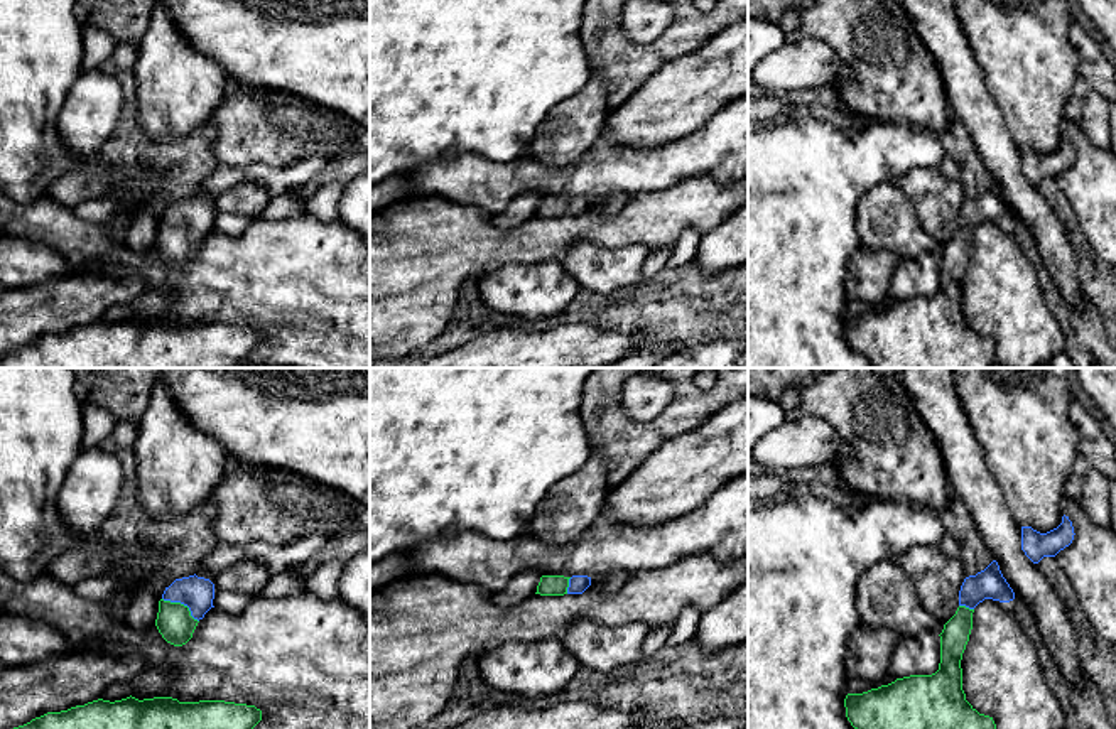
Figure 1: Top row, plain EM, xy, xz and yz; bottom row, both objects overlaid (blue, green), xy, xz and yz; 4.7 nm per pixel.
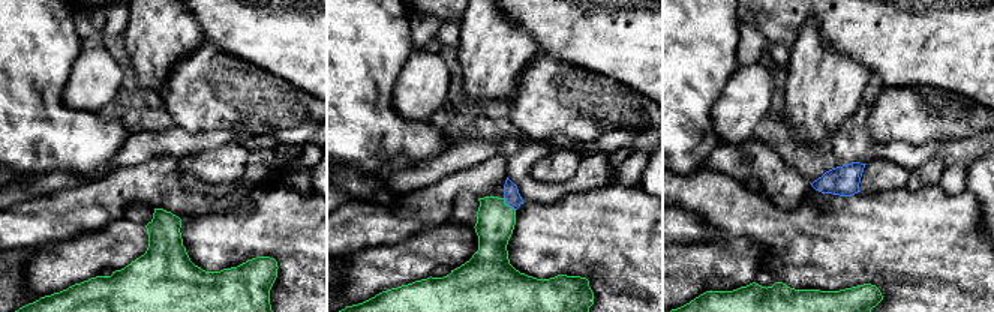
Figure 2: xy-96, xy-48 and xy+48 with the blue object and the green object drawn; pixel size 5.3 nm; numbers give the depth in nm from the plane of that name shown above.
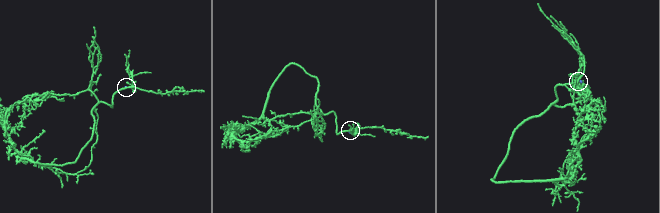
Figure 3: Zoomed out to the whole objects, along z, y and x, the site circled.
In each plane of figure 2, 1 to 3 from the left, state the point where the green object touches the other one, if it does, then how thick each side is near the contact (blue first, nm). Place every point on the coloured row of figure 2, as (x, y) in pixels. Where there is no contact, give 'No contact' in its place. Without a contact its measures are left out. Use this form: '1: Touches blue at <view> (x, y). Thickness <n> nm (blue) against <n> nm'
1: No contact
2: Touches blue at xy-48 (508, 204). Thickness 90 nm (blue) against 200 nm
3: No contact

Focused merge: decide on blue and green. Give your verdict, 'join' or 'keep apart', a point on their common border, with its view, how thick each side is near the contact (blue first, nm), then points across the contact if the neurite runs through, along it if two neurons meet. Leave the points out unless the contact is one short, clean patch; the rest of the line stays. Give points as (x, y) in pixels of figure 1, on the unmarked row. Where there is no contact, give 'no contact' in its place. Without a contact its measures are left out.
join | xy (183, 225) | 160/170 nm | across xy (196, 215), (183, 225), (176, 247)

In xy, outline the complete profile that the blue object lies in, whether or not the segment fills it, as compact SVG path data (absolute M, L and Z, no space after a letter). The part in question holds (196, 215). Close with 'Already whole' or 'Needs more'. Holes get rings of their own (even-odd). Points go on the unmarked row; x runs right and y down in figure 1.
M196 196L176 201L159 223L155 248L162 260L174 268L186 267L198 245L214 230L213 221L214 206L209 201Z. Needs more

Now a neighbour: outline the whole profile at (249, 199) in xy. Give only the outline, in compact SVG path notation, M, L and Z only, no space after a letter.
M243 182L221 192L214 202L214 209L238 216L260 218L270 197L265 186Z

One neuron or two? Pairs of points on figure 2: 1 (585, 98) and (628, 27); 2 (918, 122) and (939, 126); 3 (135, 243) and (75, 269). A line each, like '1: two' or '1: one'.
1: two
2: one
3: one

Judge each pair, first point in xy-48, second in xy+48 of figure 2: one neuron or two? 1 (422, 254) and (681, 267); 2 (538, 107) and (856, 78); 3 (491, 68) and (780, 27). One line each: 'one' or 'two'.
1: one
2: two
3: two

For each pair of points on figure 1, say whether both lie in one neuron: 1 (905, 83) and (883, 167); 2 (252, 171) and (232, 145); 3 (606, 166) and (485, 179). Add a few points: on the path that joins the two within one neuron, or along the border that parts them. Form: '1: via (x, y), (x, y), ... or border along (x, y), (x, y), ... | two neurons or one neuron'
1: border along (870, 120), (895, 120), (934, 132) | two neurons
2: border along (220, 162), (287, 166) | two neurons
3: via (576, 179), (515, 179) | one neuron

